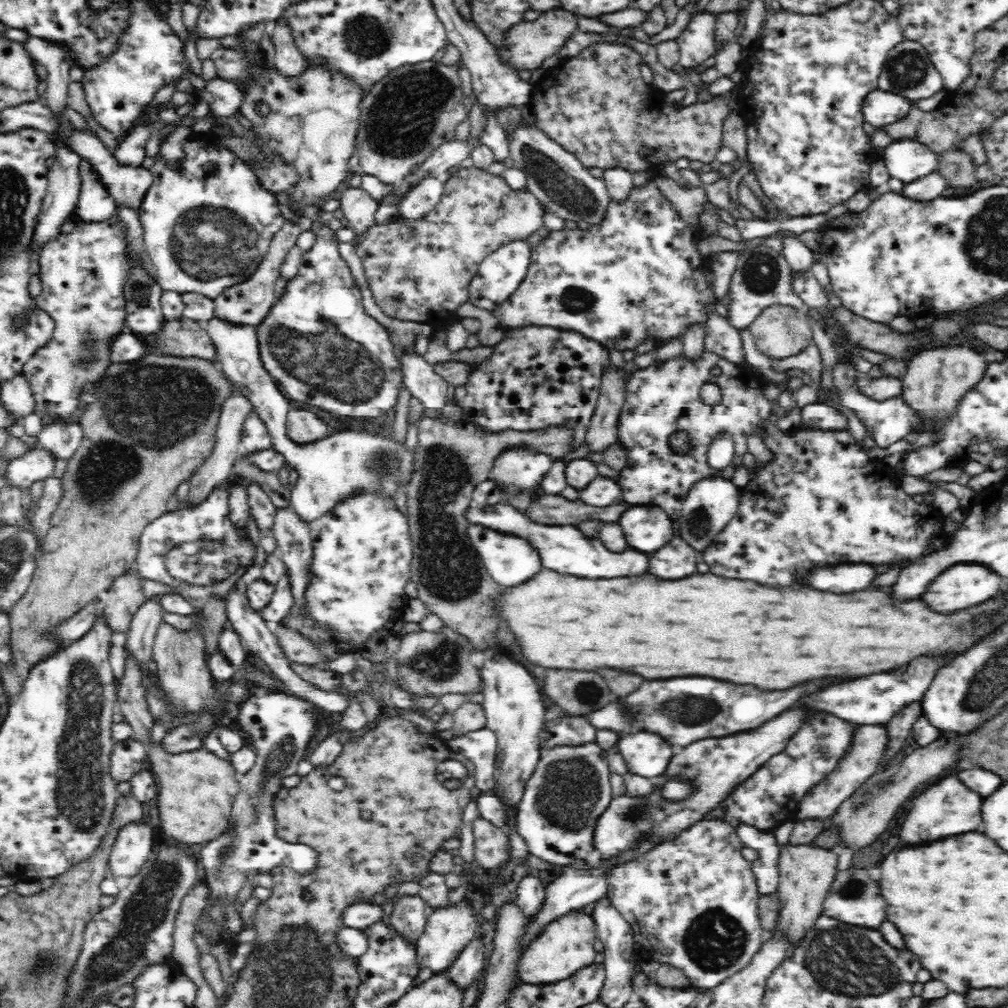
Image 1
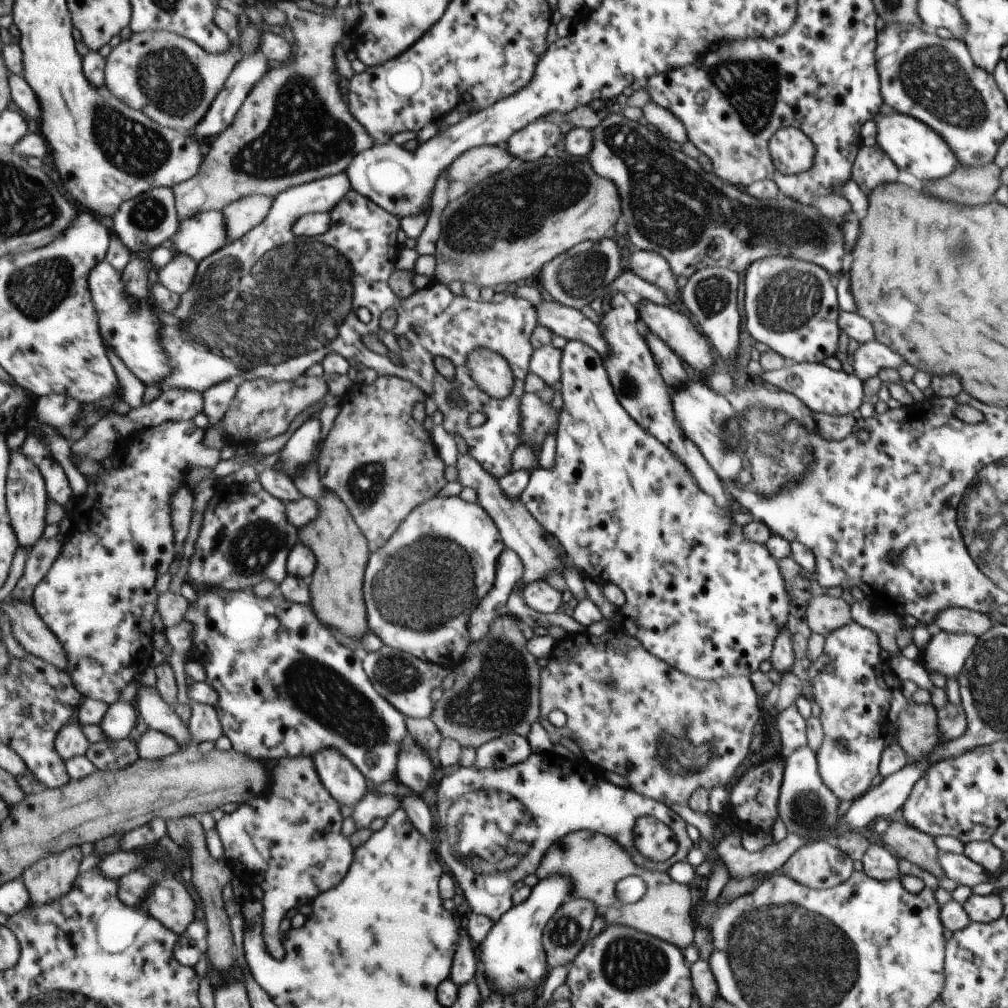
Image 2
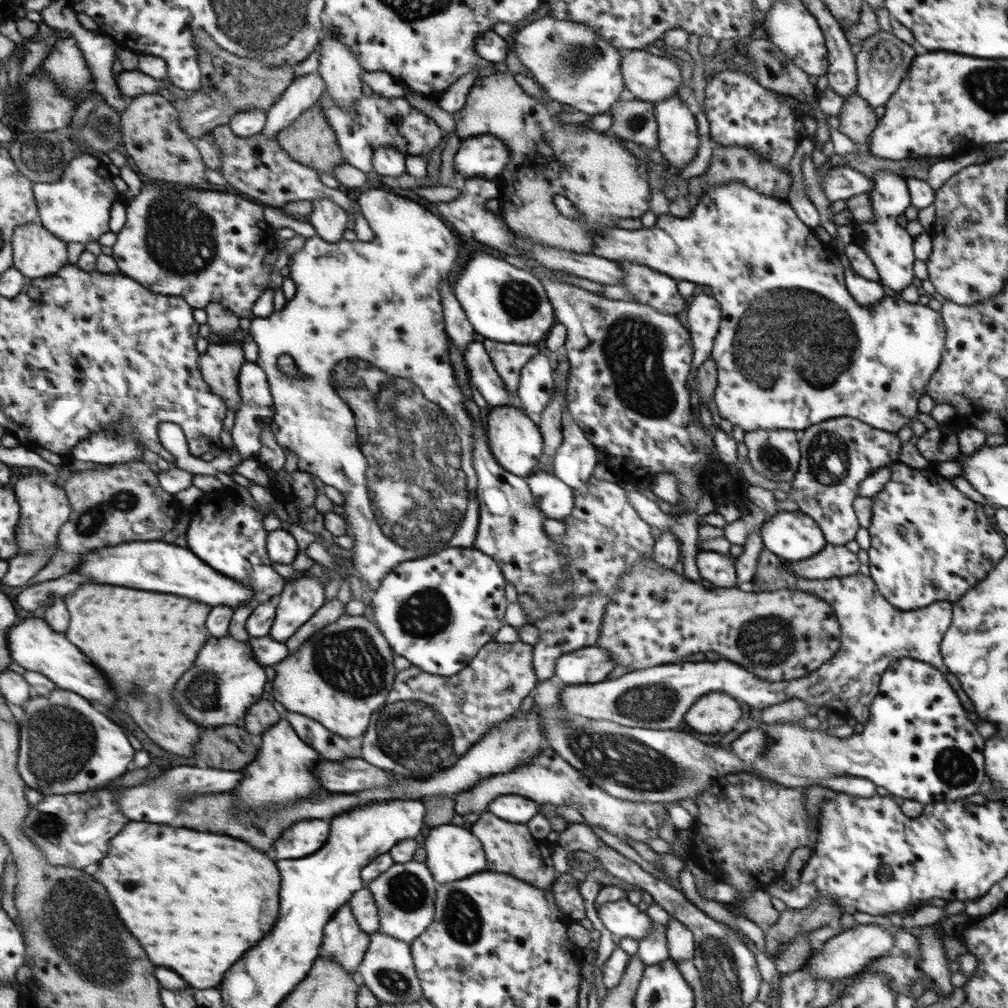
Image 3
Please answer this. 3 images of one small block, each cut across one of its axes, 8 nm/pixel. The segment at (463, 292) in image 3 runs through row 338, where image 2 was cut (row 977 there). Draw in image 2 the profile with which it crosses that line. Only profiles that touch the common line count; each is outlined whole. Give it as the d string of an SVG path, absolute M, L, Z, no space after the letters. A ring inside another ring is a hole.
M553 875L551 878L539 879L523 902L514 905L493 924L487 937L476 947L476 952L477 959L480 958L483 965L484 978L496 993L502 997L515 995L521 987L533 987L545 978L544 928L556 911L572 898L573 882L567 876Z

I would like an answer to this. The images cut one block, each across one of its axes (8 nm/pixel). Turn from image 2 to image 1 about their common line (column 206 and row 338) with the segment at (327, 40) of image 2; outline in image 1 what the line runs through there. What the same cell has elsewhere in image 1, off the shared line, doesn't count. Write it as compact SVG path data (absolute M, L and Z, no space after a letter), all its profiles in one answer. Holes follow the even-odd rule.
M184 316L168 320L155 340L157 347L166 355L195 357L210 362L217 358L217 349L208 335L205 322Z

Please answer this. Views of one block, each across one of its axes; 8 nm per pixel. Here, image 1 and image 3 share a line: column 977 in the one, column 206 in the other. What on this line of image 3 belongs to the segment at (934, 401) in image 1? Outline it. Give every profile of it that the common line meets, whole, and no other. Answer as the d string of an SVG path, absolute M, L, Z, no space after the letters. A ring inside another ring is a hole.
M243 341L211 343L200 356L199 369L204 379L235 414L242 408L240 373L246 362Z

